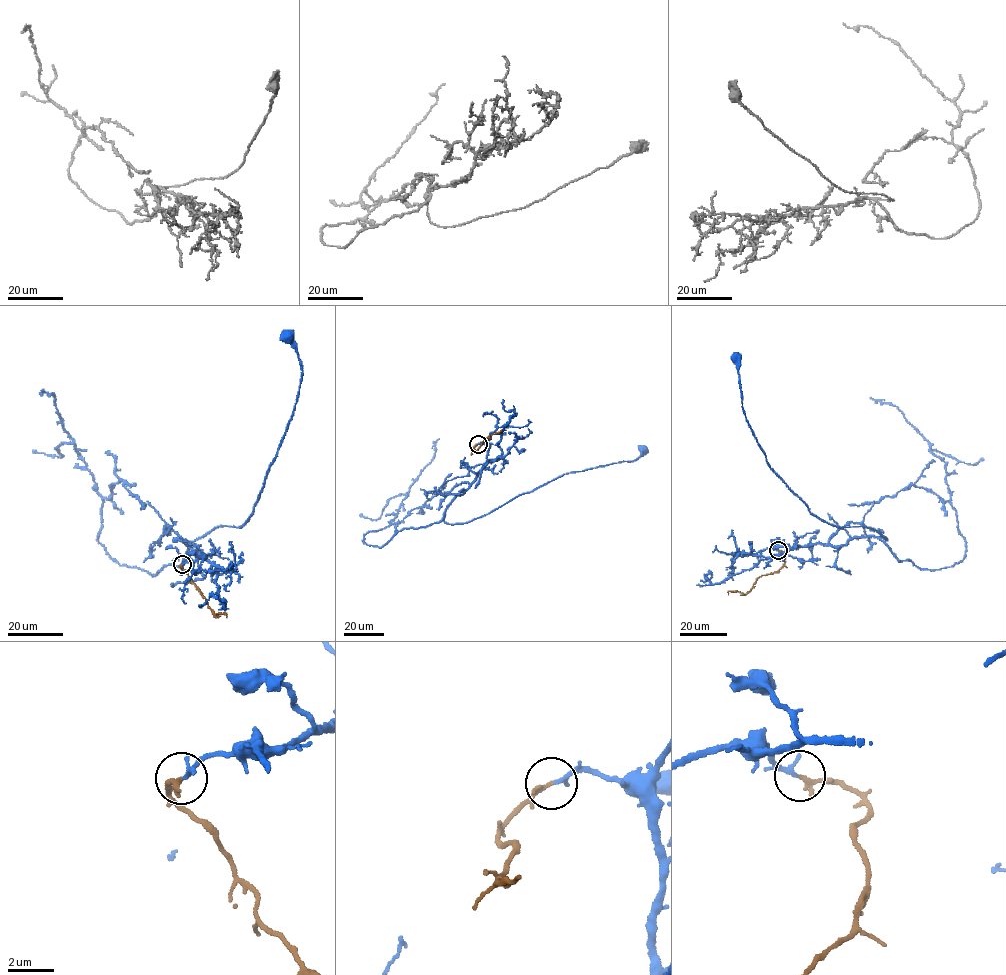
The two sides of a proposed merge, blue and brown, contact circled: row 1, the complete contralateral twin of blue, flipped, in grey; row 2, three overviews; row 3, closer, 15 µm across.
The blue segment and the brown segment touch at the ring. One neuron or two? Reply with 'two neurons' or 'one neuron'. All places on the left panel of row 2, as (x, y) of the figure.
one neuron

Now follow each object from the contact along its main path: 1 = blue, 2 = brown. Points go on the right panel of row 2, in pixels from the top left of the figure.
1: (778, 550), (886, 538), (868, 527), (828, 523), (770, 467), (742, 407), (734, 357)
2: (778, 550), (785, 553), (783, 566), (757, 578), (745, 594), (737, 591), (728, 594)

